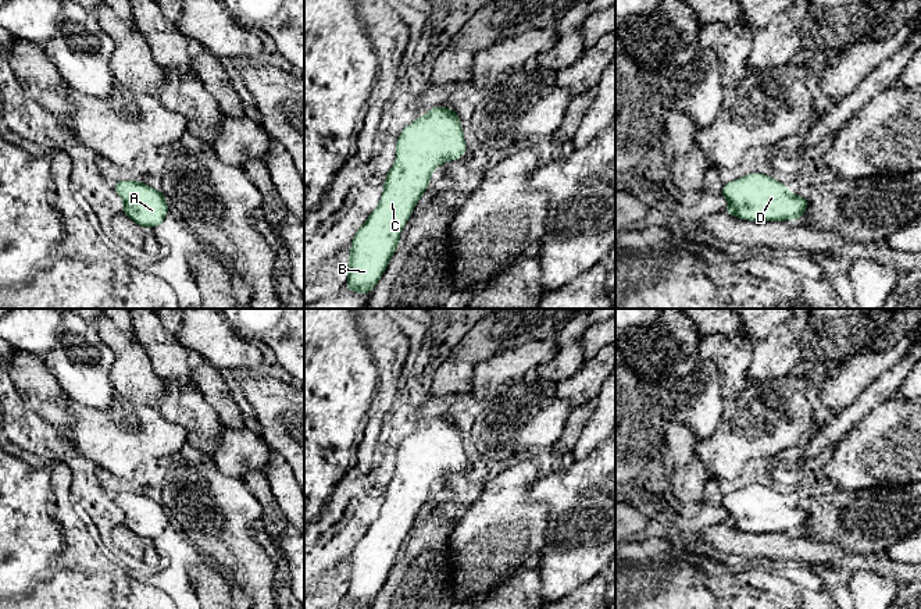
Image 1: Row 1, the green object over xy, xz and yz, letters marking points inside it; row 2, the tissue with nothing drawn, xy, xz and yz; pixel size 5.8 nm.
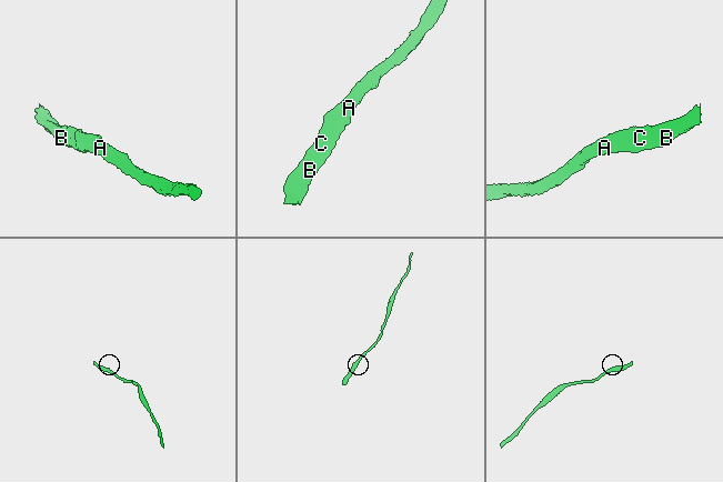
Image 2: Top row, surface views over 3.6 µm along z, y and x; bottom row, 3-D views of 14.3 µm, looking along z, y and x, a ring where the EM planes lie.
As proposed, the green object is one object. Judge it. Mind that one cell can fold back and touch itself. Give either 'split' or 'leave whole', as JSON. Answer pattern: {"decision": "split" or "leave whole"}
{"decision": "leave whole"}

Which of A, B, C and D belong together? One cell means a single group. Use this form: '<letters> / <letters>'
A B C D

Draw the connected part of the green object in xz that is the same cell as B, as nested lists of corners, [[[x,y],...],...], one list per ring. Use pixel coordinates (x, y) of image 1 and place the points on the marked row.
[[[435,106],[425,115],[407,125],[397,138],[396,161],[386,174],[378,207],[357,229],[349,253],[346,288],[356,293],[371,293],[399,246],[399,236],[417,202],[426,190],[432,172],[445,161],[458,160],[467,153],[461,117],[454,108]]]

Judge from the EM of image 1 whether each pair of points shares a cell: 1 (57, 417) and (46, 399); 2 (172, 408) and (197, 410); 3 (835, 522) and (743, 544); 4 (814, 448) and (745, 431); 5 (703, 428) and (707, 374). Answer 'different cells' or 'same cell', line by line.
1: same cell
2: same cell
3: different cells
4: different cells
5: same cell

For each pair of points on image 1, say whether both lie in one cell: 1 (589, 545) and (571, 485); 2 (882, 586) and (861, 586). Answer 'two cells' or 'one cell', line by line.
1: one cell
2: one cell

